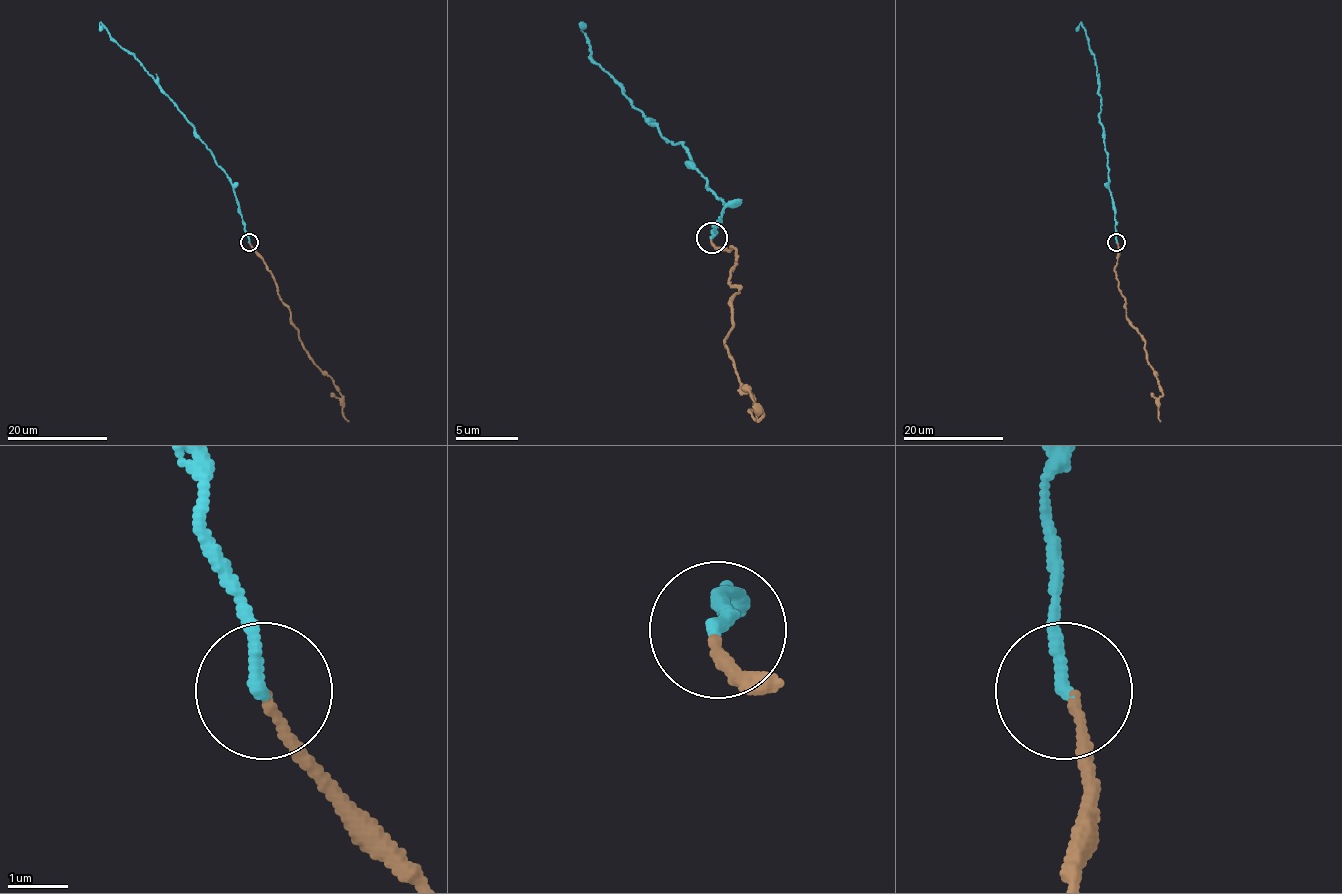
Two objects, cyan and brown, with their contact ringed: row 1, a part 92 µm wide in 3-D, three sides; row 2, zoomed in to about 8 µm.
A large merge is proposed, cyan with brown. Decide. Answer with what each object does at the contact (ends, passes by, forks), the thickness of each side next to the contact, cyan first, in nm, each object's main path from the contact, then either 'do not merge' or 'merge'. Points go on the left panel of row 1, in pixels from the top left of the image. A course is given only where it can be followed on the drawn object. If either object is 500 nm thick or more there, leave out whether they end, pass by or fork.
cyan ends there; brown ends there; 200 nm thick on the cyan side, 150 nm on the other; cyan runs (249, 242), (233, 183), (217, 165), (194, 126), (137, 58), (110, 37), (101, 23), (100, 31); brown runs (249, 242), (289, 310), (308, 357), (332, 379), (342, 395), (343, 416), (349, 421); do not merge

